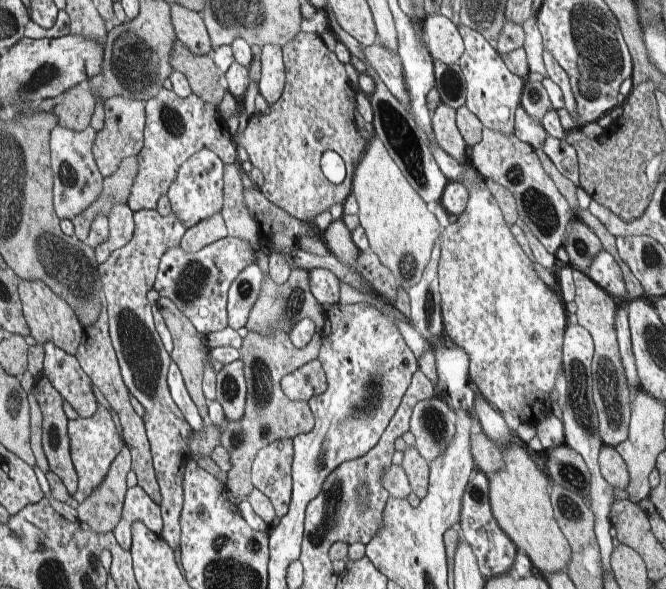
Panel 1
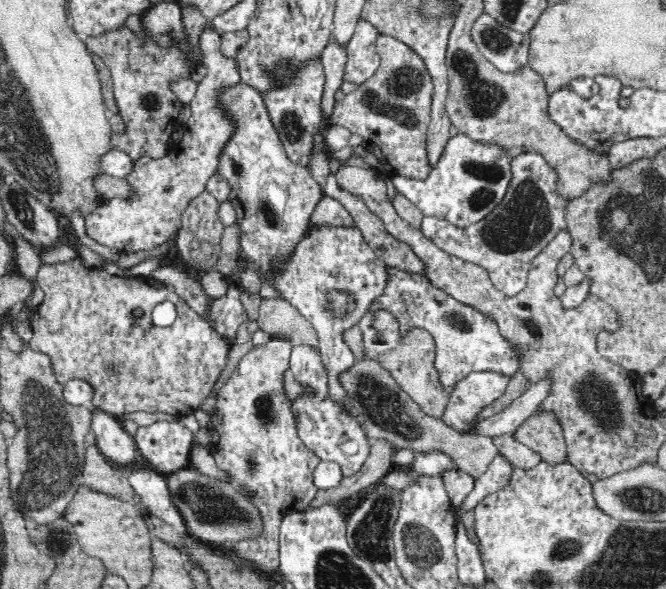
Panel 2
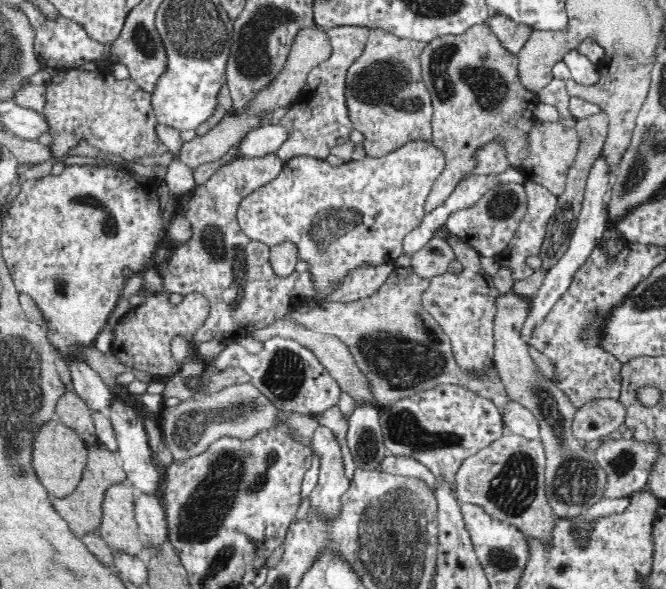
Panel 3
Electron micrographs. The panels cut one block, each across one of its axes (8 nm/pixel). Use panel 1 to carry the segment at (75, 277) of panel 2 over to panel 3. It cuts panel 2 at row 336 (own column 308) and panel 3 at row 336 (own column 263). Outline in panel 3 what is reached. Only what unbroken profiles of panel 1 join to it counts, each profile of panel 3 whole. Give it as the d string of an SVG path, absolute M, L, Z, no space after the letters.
M152 292L140 304L130 309L121 320L114 326L111 349L114 356L126 365L127 370L142 370L150 372L152 376L158 377L162 381L168 381L184 365L179 365L172 358L170 352L170 341L176 335L183 335L188 340L188 354L185 363L197 358L195 354L195 332L201 326L202 320L209 315L209 306L201 294L182 295L182 302L172 305L169 302L169 293Z

